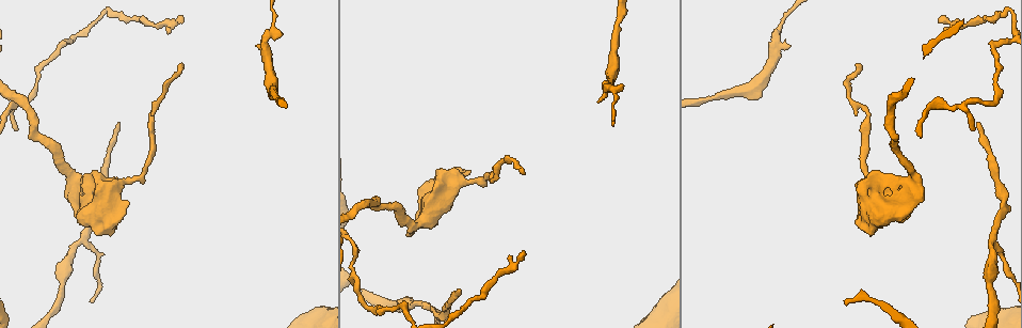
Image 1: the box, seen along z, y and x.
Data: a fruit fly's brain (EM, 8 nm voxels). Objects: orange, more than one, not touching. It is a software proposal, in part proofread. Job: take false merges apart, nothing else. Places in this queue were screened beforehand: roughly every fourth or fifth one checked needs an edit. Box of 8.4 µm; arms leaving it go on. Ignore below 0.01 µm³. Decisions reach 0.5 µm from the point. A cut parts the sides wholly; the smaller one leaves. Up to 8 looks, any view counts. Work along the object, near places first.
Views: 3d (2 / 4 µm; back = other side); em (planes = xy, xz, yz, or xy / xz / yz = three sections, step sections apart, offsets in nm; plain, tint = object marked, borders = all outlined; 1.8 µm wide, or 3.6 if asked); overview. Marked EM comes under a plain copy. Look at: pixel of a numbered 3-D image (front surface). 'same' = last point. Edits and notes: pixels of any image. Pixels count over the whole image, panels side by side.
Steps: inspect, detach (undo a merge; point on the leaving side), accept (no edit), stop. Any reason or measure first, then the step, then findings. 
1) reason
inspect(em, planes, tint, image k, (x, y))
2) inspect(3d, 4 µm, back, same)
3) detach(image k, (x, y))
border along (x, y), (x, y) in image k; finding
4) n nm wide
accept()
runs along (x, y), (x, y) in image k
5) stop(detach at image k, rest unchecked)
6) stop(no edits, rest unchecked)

abrupt turn
inspect(em, planes, tint, image 1, (406, 306))

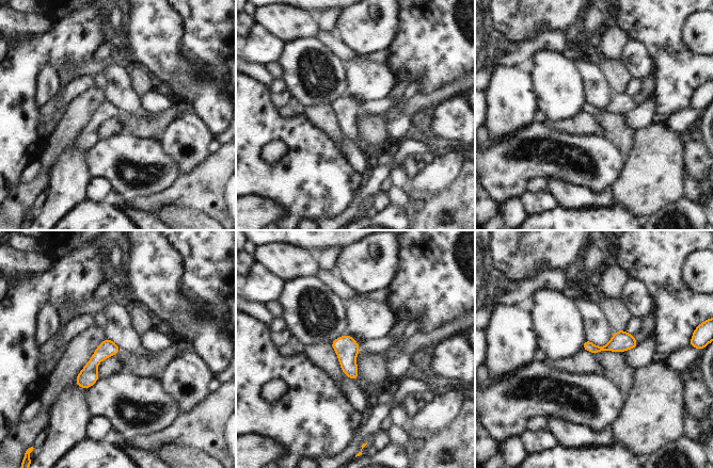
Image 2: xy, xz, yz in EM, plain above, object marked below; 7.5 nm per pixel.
accept()
runs along (113, 345), (79, 382) in image 2; one neuron here

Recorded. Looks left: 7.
sharp bend
inspect(em, xy, step 4, tint, image 1, (991, 103))

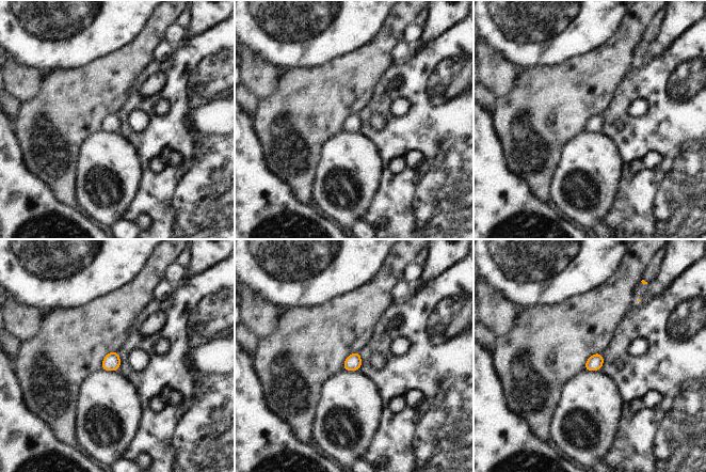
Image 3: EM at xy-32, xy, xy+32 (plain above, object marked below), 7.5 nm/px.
inspect(em, planes, borders, same)

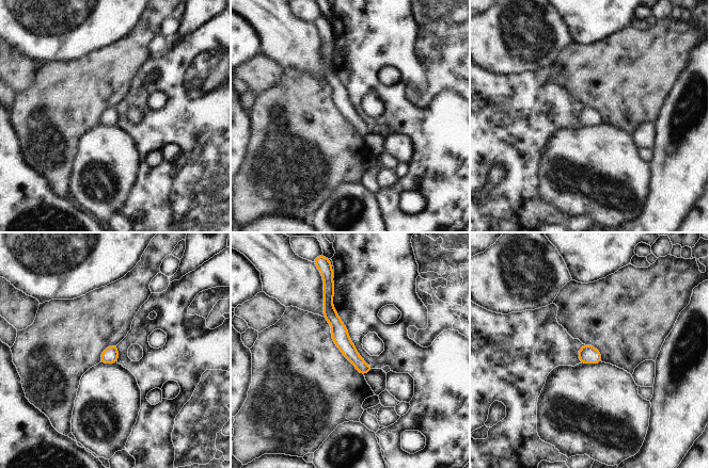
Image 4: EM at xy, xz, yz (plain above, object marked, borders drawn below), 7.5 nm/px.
accept()
all the same neuron

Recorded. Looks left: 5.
abrupt turn
inspect(em, planes, tint, image 1, (993, 236))

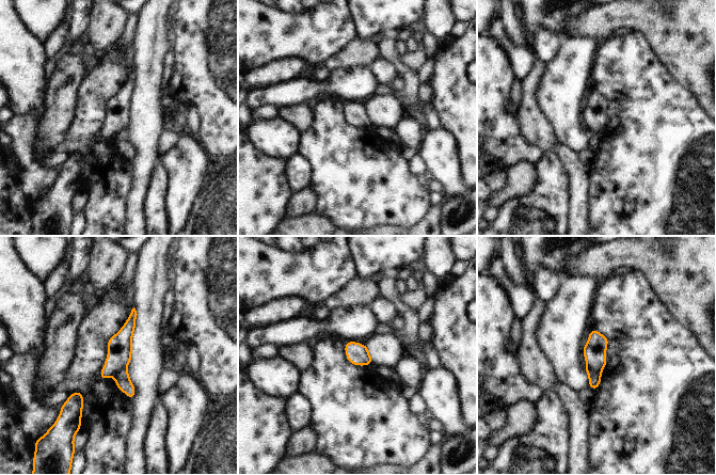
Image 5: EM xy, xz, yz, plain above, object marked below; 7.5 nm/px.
detach(image 5, (594, 377))
border along (586, 368), (601, 370) in image 5; a second neuron is stuck on

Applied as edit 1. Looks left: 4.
stop(detach at image 5, rest unchecked)

